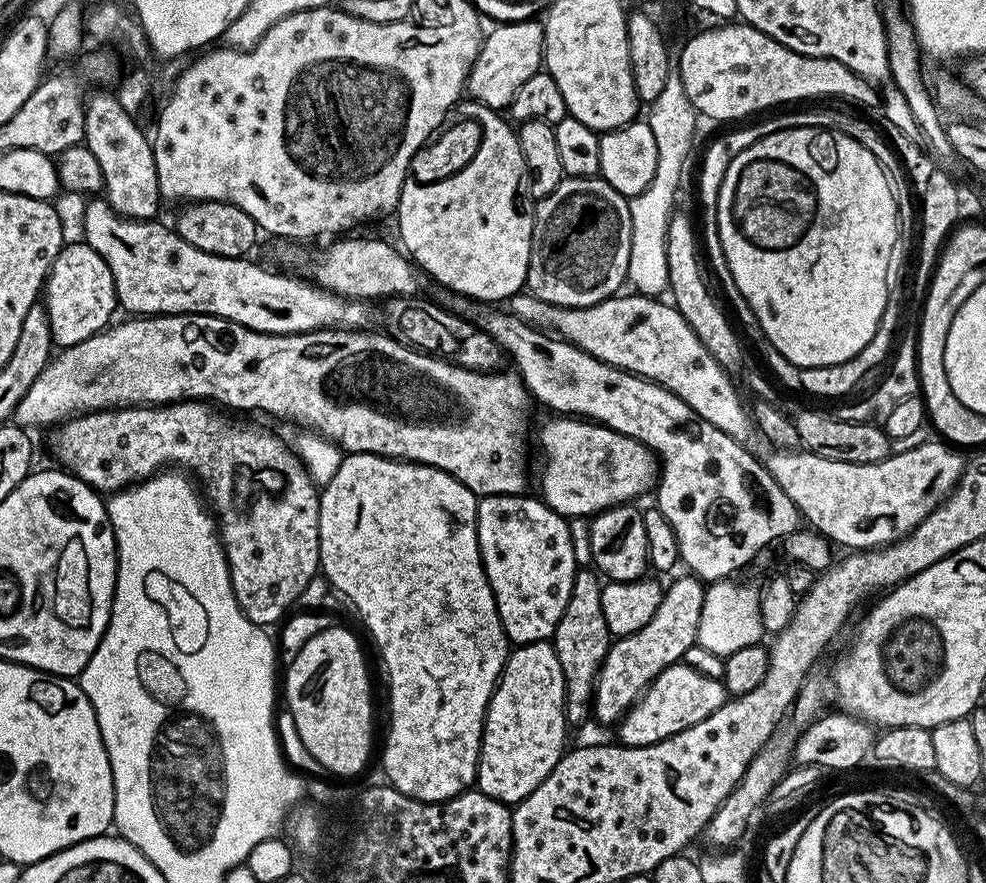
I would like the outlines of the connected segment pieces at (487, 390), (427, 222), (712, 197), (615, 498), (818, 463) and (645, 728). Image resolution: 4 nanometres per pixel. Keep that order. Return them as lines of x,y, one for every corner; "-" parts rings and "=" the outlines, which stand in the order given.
183,312
180,316
145,316
143,318
124,318
121,324
113,323
111,326
104,329
102,332
96,332
90,338
86,338
80,344
75,344
69,348
57,351
55,355
49,359
48,365
42,370
42,374
38,374
38,378
34,378
34,386
30,386
30,390
26,390
26,394
22,398
22,402
18,402
16,407
16,414
14,417
15,423
19,424
21,428
25,430
33,430
32,428
44,428
47,424
51,426
59,425
61,422
74,417
79,416
86,412
98,412
101,410
107,410
109,408
130,408
133,406
163,406
166,404
174,404
181,400
198,400
201,402
212,401
217,405
223,406
225,409
228,408
241,408
244,412
256,412
261,408
264,412
273,412
276,416
281,416
284,420
297,420
298,423
304,424
300,426
307,426
311,431
326,437
331,440
337,448
343,450
345,453
351,454
354,452
369,452
370,454
378,454
379,456
388,456
391,460
406,460
413,464
429,464
431,468
437,468
442,470
446,474
450,474
454,478
458,478
458,482
462,482
462,486
466,486
477,498
483,498
485,496
519,496
525,491
524,488
528,484
528,444
524,441
524,435
528,432
528,424
524,421
524,411
527,410
528,404
530,405
530,397
527,388
524,386
524,381
520,379
519,375
515,371
509,370
509,372
491,371
491,372
475,372
472,368
463,368
457,364
452,364
448,360
441,360
439,356
429,356
427,352
419,351
409,345
400,343
399,340
392,339
387,334
381,334
381,336
375,336
372,330
353,330
350,328
317,328
314,332
299,332
293,336
271,336
265,332
255,332
250,330
246,326
242,326
238,322
230,322
226,318
218,318
217,316
208,316
204,312
=
468,102
464,112
469,121
480,125
478,150
472,161
453,176
436,180
433,184
425,184
415,178
404,181
398,205
399,243
421,269
424,267
442,287
449,288
449,293
466,296
475,302
504,302
519,293
528,282
534,219
534,208
528,195
528,171
522,158
517,129
497,109
=
756,124
753,128
740,128
744,126
736,126
733,132
728,132
725,136
720,136
708,149
704,152
704,165
700,168
700,204
704,208
708,208
704,212
704,232
702,228
702,248
706,253
706,260
712,263
712,268
716,271
716,276
720,279
720,284
724,287
724,292
728,295
728,300
732,303
732,308
736,311
735,319
740,319
739,327
746,330
746,336
749,341
756,336
761,336
764,333
760,329
760,323
758,318
754,314
754,310
750,310
750,306
746,302
746,298
742,298
742,294
738,290
738,286
734,282
734,278
730,274
728,269
728,263
724,257
724,251
722,250
722,242
720,241
720,235
718,234
718,222
716,221
716,203
718,202
718,190
722,186
722,178
726,174
726,170
730,166
730,162
736,157
743,148
748,148
754,142
758,142
762,137
767,136
770,128
769,125
=
560,414
552,419
556,420
548,420
540,428
544,473
539,495
559,516
591,518
615,504
635,501
635,496
657,483
658,460
645,444
584,418
=
947,443
920,444
905,452
893,451
882,462
855,464
854,462
830,462
813,452
803,450
772,450
762,463
768,473
782,486
786,498
794,502
805,521
825,536
833,545
841,544
844,550
867,550
884,548
903,536
909,536
914,529
932,513
951,492
964,472
965,457
960,457
955,447
=
683,662
670,665
662,674
658,674
648,685
644,695
624,713
619,721
619,743
629,744
631,748
653,744
659,740
670,738
690,726
694,722
702,722
702,718
710,718
718,706
730,699
728,691
724,689
723,680
706,678
706,674
698,674

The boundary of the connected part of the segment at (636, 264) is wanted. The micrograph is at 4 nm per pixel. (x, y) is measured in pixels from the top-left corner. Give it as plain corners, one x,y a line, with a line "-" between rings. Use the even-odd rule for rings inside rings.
672,56
668,62
668,78
666,80
666,84
662,89
662,92
658,96
658,98
654,99
653,102
650,103
648,110
650,110
648,116
646,116
646,122
650,126
650,130
653,131
654,142
657,143
658,149
658,165
655,166
655,174
654,178
651,180
650,186
646,188
642,192
642,194
638,196
631,197
629,199
629,208
631,210
631,248
630,248
630,265
627,267
628,279
627,281
630,284
634,284
634,288
642,295
657,297
663,295
667,291
668,286
668,276
669,276
669,264
666,262
666,248
665,248
665,238
668,233
669,226
669,218
672,217
673,212
675,211
676,205
674,205
674,200
676,198
676,190
680,184
680,180
682,178
682,172
684,170
684,164
686,162
686,156
689,154
692,148
692,140
694,138
694,132
696,130
696,120
698,121
698,113
694,108
693,104
690,102
688,97
686,96
685,87
682,86
682,78
681,78
681,66
679,57

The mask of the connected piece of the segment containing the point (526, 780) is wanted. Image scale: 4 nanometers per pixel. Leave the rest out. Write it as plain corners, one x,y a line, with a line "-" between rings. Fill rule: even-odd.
546,640
513,647
484,716
475,787
503,804
519,804
564,755
564,728
564,675
555,647

